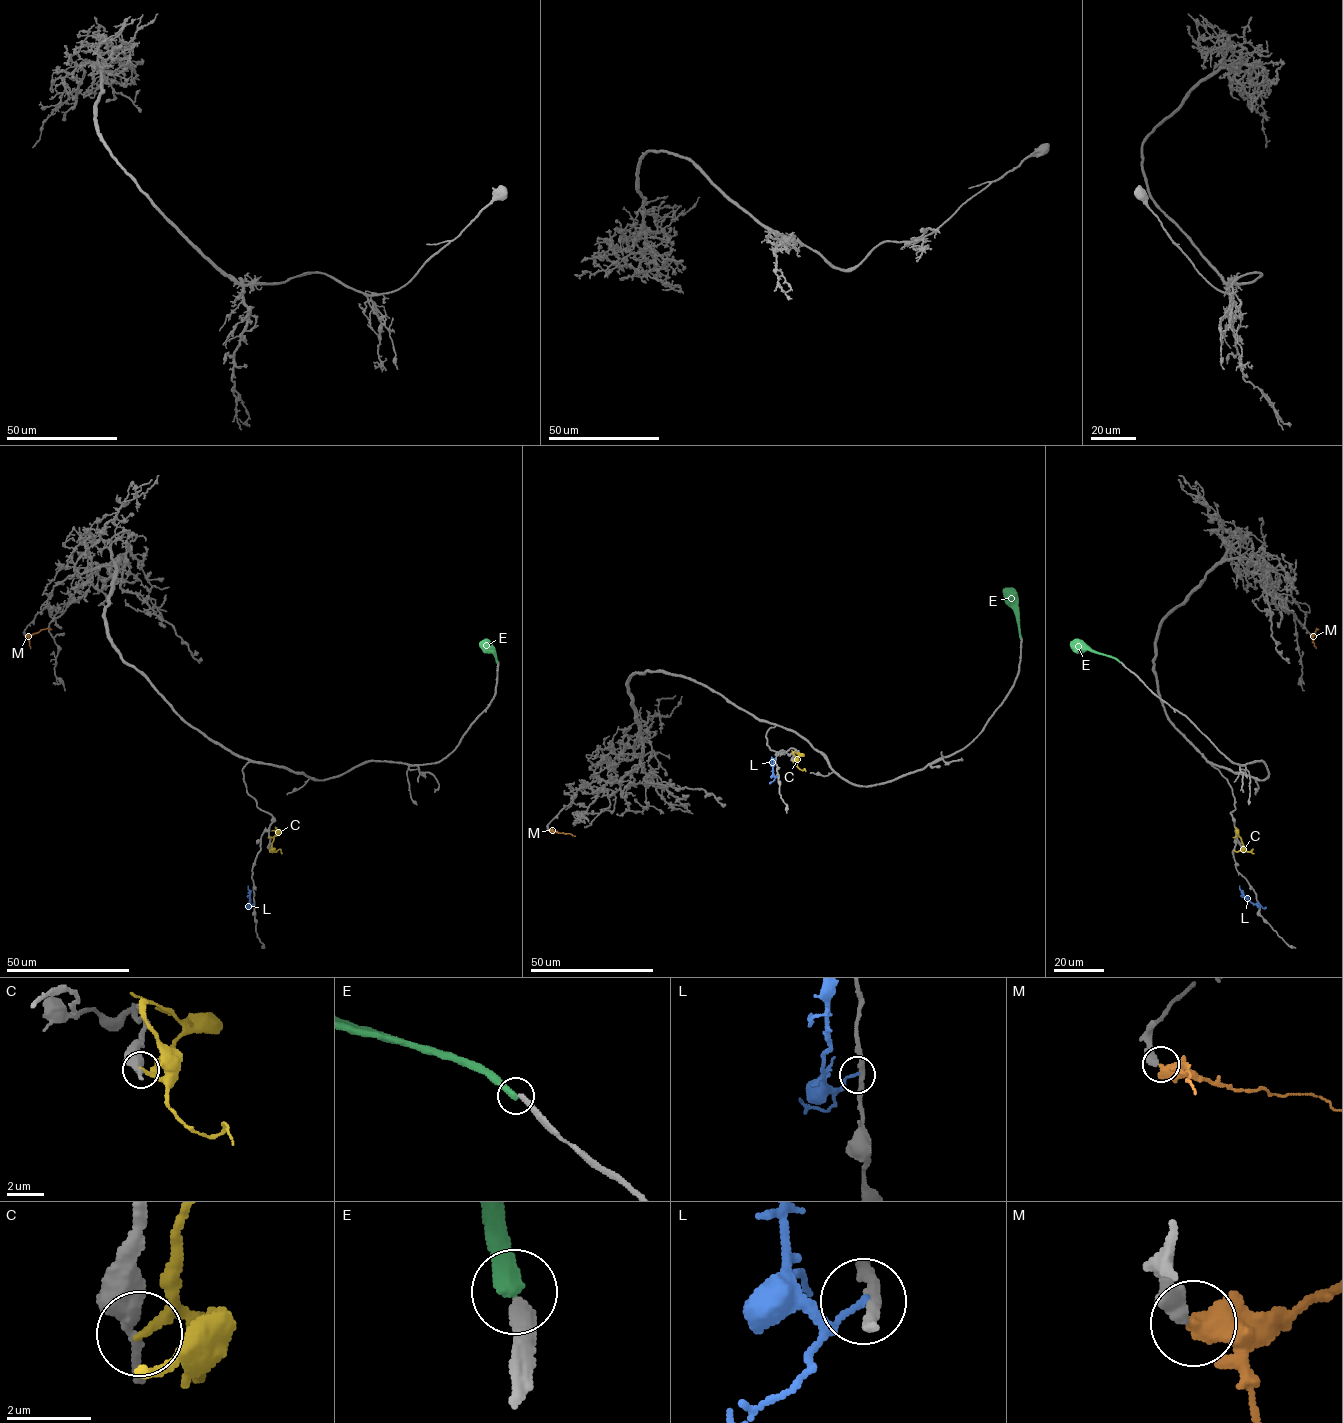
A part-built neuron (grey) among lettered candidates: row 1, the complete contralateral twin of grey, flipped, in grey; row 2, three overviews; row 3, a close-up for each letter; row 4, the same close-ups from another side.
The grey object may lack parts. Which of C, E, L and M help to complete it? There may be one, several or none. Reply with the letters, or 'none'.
M

